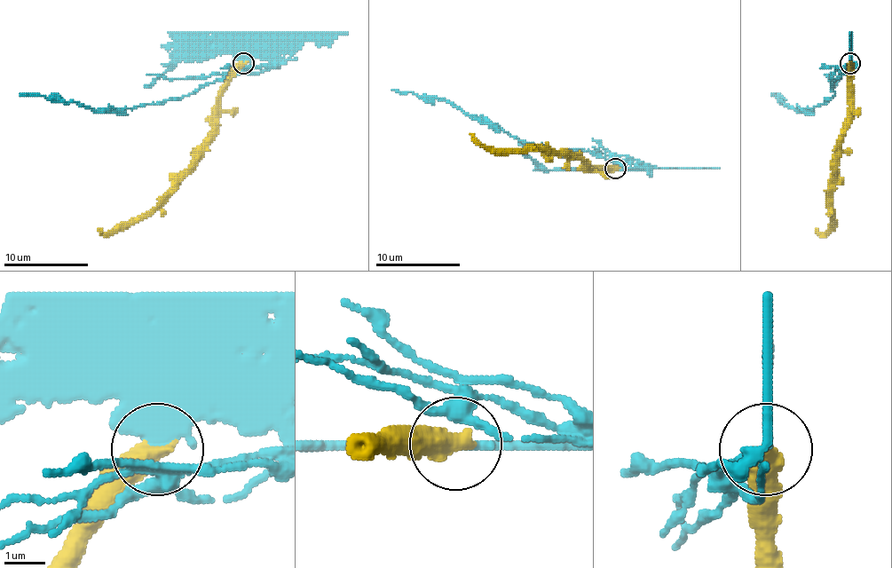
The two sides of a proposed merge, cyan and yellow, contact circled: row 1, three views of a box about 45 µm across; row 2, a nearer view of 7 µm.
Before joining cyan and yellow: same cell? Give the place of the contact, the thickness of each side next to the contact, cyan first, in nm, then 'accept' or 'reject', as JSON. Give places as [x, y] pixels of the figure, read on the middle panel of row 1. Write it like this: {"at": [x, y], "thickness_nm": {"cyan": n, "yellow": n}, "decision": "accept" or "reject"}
{"at": [615, 169], "thickness_nm": {"cyan": 550, "yellow": 550}, "decision": "reject"}

